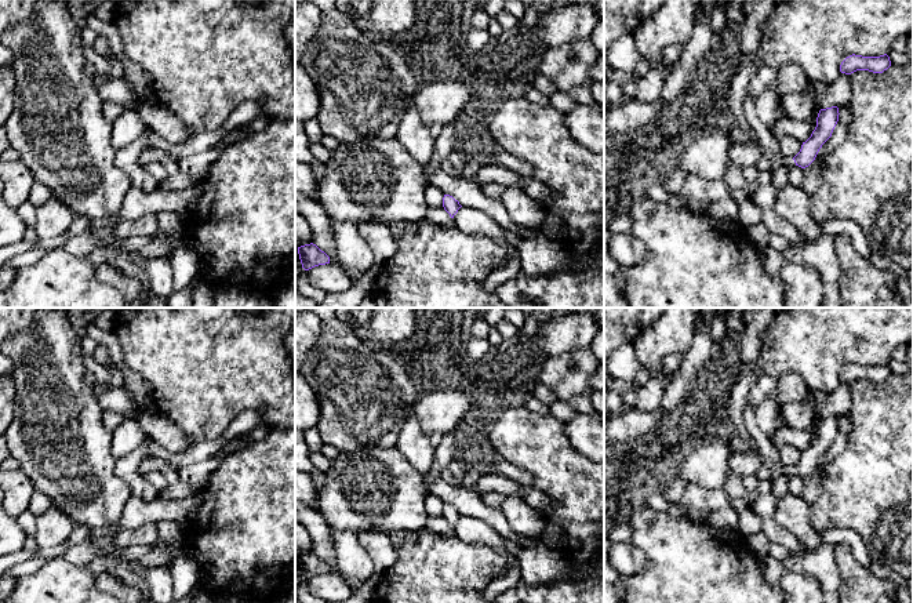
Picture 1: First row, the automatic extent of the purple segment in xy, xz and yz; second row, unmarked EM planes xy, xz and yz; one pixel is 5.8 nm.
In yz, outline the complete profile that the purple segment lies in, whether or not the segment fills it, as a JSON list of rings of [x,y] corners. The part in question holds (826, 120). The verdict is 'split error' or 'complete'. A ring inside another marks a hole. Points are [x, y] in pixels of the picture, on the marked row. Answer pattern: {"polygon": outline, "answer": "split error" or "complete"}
{"polygon": [[[832,106],[821,109],[816,117],[816,127],[811,137],[803,142],[800,152],[794,157],[787,157],[785,164],[787,167],[799,166],[808,167],[816,157],[822,145],[832,137],[832,132],[839,121],[839,108]]], "answer": "split error"}

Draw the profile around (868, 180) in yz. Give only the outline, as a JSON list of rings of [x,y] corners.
[[[913,63],[890,66],[883,73],[851,73],[851,119],[844,142],[832,149],[825,160],[822,181],[810,196],[812,219],[855,222],[866,235],[873,254],[887,257],[902,269],[913,266]]]

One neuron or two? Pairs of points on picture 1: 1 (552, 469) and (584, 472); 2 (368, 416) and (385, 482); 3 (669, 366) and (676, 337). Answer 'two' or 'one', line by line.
1: one
2: two
3: two

